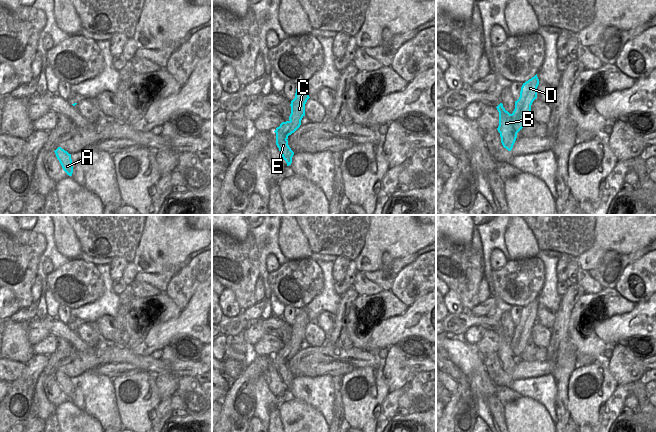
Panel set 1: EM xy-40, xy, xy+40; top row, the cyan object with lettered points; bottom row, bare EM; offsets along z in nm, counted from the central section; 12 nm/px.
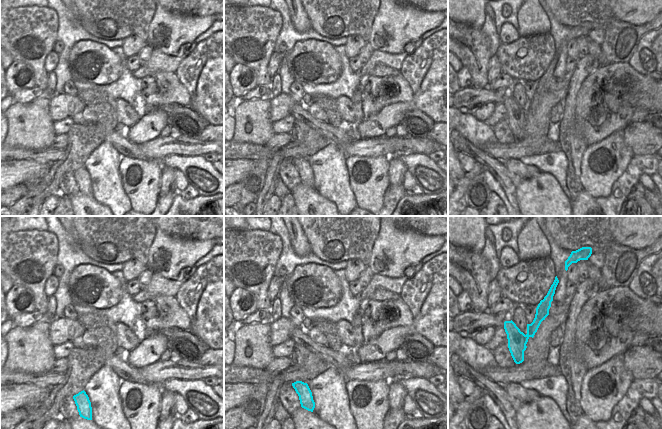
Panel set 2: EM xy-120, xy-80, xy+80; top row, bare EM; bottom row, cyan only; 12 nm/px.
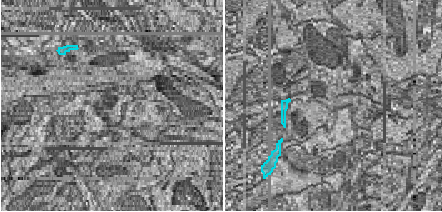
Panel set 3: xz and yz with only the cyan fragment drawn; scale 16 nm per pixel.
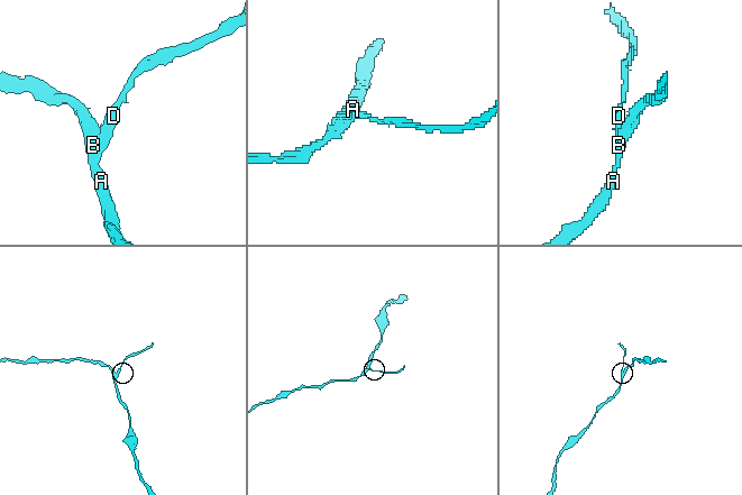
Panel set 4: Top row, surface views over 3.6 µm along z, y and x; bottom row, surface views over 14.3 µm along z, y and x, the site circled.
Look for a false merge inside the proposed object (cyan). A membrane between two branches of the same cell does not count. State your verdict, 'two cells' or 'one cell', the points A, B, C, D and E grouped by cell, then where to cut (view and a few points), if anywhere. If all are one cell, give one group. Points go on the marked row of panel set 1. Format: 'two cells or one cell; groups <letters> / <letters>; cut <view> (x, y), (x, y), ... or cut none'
two cells; groups A B E / C D; cut xy+40 (511, 114), (512, 129), (516, 134)

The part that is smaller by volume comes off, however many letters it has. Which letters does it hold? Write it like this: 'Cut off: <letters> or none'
Cut off: C, D

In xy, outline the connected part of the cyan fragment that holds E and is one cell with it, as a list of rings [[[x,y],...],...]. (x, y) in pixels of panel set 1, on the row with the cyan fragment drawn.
[[[291,121],[282,122],[279,127],[276,128],[274,131],[276,133],[276,145],[279,148],[279,151],[283,157],[283,159],[286,161],[287,166],[291,165],[292,163],[292,157],[294,155],[294,152],[291,150],[291,148],[288,145],[288,131],[292,127]]]

